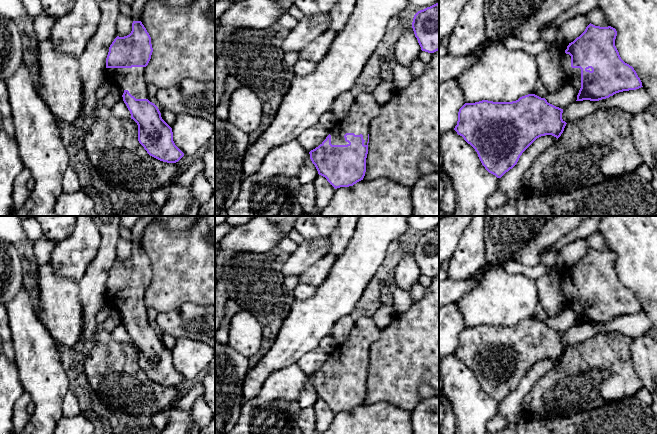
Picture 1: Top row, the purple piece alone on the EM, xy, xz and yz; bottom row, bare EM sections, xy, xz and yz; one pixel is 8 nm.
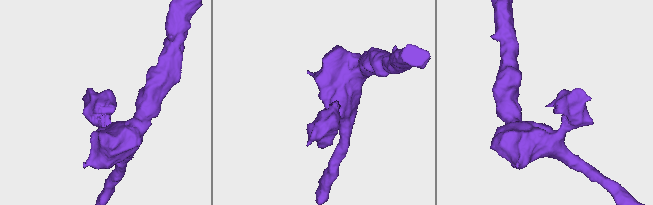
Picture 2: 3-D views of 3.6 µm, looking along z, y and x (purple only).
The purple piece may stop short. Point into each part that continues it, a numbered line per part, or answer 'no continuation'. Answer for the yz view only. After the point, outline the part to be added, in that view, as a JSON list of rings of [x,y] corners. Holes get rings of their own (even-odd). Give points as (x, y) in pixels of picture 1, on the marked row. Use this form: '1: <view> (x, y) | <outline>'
1: yz (572, 76) | [[[568,44],[561,45],[561,67],[564,72],[564,85],[572,85],[577,95],[581,88],[581,69],[580,68],[572,68],[571,67],[571,56],[565,53]]]

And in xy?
1: xy (132, 79) | [[[145,67],[106,68],[105,81],[117,85],[122,95],[128,90],[136,99],[148,99],[144,73]]]

